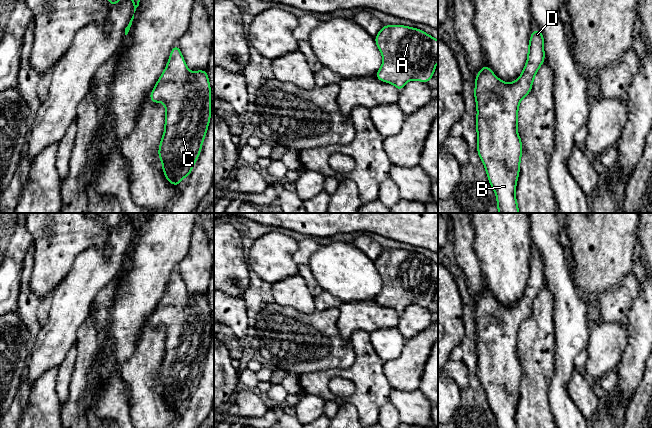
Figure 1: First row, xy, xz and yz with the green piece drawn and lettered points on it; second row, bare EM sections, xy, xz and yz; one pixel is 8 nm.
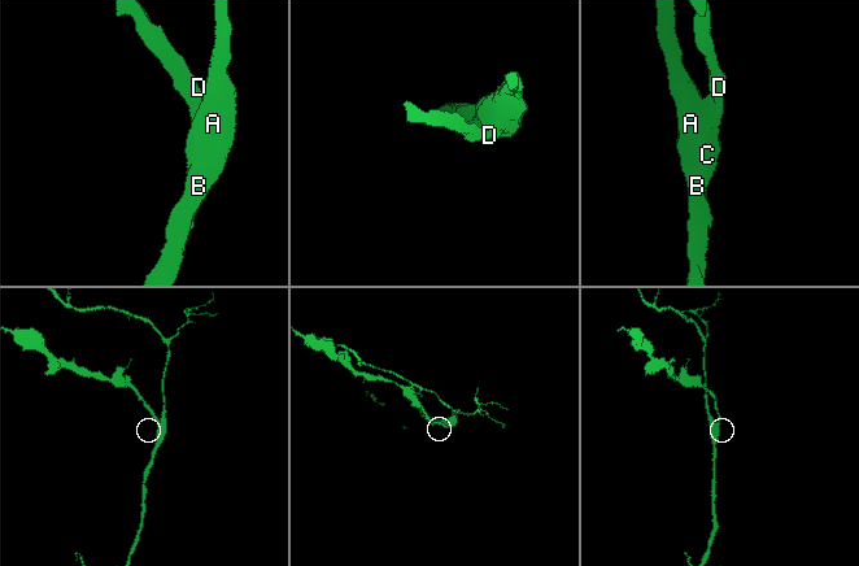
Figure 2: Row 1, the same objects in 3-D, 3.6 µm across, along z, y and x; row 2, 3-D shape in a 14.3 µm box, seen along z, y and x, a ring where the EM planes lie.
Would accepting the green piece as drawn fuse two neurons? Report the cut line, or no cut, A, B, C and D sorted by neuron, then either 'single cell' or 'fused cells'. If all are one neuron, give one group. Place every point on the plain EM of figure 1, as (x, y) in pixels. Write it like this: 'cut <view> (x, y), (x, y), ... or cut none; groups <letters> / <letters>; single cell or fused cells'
cut none; groups A B C D; single cell

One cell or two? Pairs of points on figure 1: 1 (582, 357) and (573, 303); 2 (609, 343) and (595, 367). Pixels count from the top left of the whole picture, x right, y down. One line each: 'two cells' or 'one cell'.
1: two cells
2: one cell

